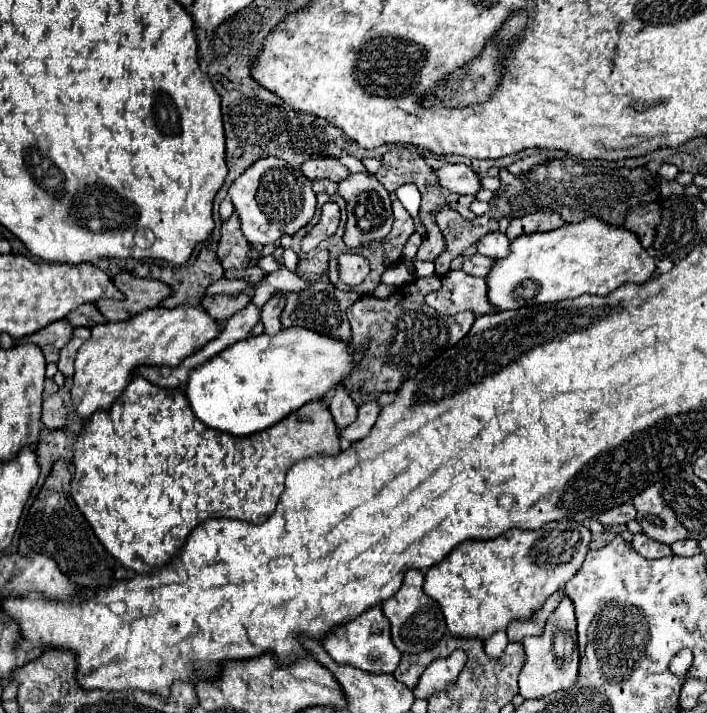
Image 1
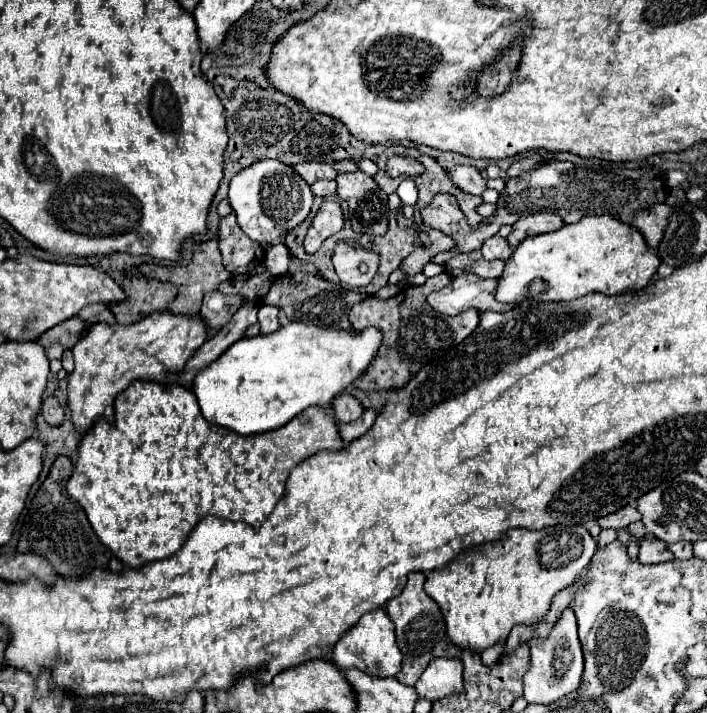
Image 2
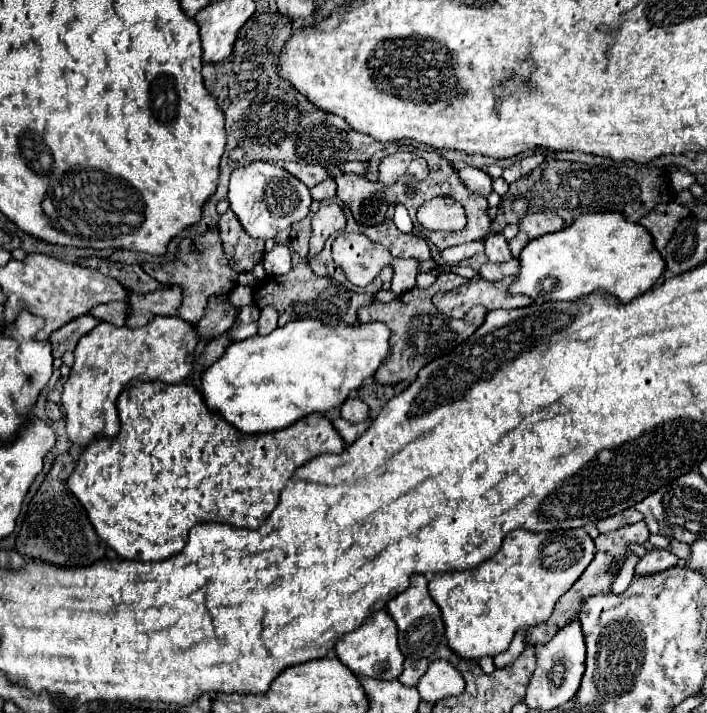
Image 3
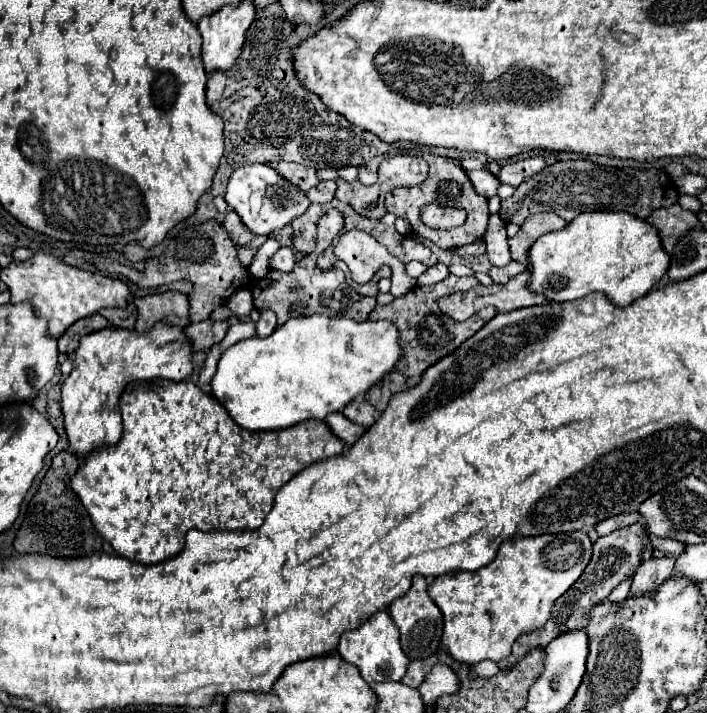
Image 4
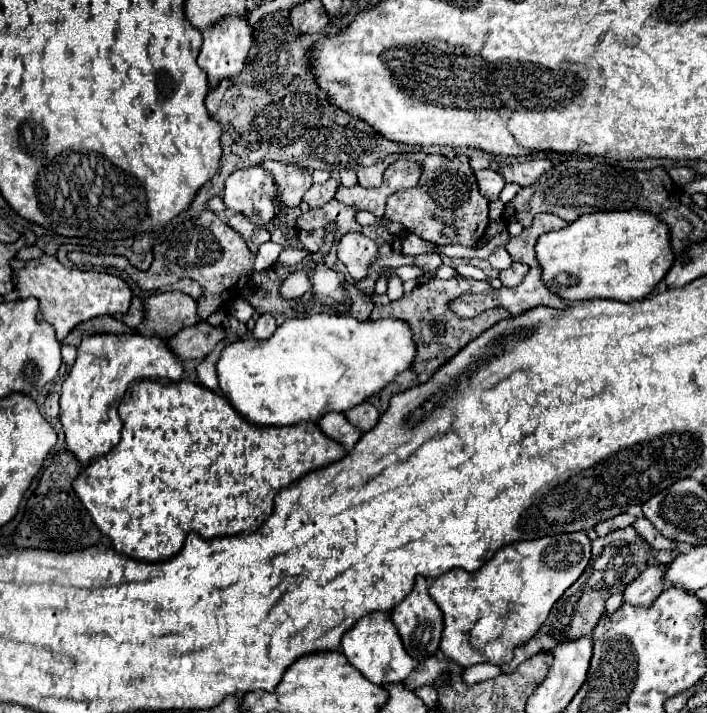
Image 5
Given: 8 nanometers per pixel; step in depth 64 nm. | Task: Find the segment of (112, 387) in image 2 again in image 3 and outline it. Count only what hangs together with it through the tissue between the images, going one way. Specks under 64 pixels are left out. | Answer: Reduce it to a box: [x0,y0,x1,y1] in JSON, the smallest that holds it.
[62,316,198,448]

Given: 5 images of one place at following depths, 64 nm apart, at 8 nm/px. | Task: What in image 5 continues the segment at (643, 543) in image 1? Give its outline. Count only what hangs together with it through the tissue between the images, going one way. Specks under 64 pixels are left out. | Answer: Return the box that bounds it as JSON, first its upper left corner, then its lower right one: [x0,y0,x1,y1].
[624,566,666,606]

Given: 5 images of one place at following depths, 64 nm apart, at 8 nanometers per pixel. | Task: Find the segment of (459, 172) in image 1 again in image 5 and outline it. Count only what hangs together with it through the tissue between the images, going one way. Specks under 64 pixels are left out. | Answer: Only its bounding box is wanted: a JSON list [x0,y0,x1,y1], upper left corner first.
[476,168,506,202]

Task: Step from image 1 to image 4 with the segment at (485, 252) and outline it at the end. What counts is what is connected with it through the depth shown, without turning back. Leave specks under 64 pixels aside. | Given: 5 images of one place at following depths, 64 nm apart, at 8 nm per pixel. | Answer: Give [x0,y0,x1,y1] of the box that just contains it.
[482,214,510,268]

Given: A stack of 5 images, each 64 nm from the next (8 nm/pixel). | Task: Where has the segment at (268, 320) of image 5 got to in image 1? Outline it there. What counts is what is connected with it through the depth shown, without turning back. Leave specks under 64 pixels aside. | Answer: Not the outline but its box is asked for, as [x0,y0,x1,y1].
[260,298,284,334]

